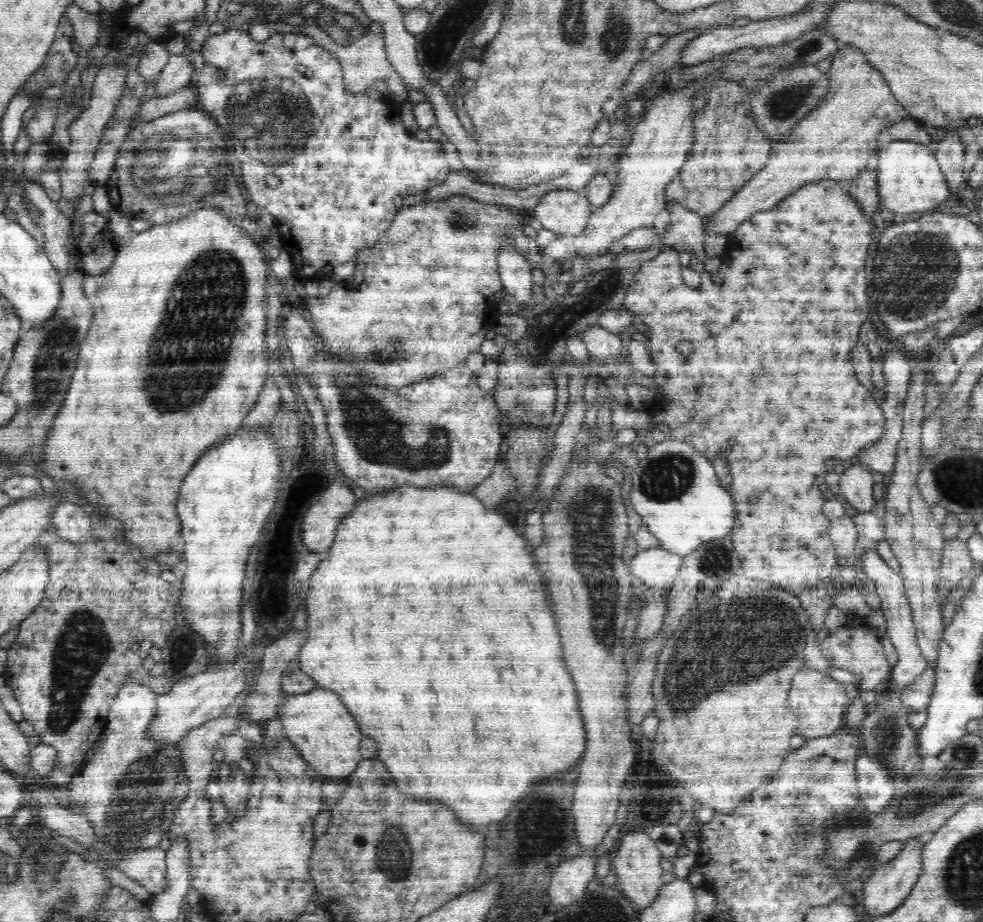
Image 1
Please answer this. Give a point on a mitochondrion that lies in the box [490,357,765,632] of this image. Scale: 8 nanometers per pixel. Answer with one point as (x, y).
(668, 476)

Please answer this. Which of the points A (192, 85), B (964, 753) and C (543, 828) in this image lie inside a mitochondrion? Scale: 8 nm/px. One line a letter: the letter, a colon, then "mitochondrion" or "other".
A: other
B: mitochondrion
C: mitochondrion

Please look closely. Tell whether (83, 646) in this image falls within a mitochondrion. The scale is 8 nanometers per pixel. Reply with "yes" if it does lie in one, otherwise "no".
yes

